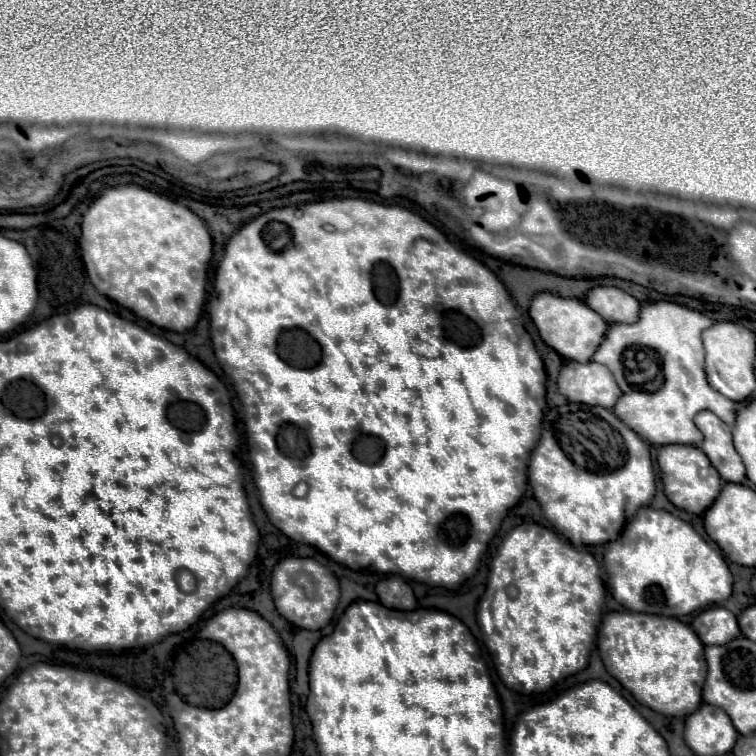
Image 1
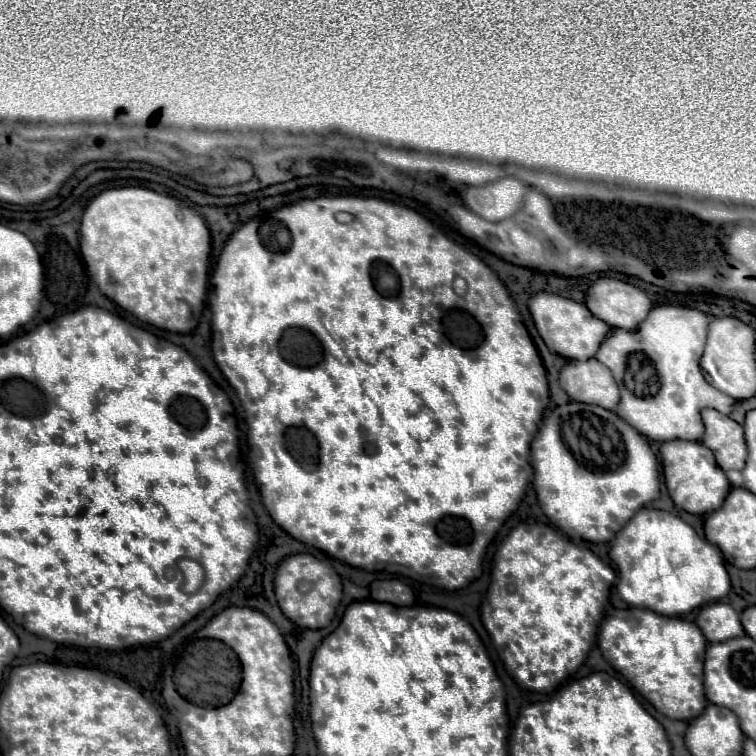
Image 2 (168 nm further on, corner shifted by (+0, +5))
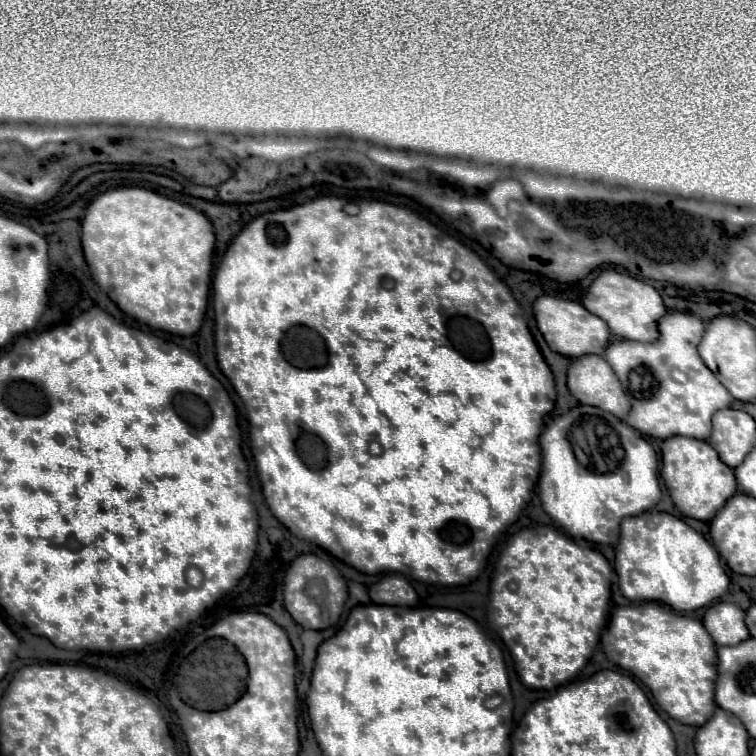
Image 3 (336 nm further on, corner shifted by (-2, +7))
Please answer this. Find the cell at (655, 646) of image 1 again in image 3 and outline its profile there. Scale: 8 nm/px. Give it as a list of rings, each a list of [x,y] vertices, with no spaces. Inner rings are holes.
[[[655,603],[615,607],[601,635],[601,645],[607,659],[645,683],[657,705],[673,719],[699,727],[713,715],[717,655],[715,643],[701,621]]]

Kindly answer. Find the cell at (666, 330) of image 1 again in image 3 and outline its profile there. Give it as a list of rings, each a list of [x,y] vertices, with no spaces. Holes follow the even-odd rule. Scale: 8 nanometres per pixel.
[[[667,311],[659,319],[657,329],[659,337],[653,343],[633,343],[627,339],[617,339],[607,347],[603,355],[617,373],[625,391],[629,389],[631,371],[635,371],[641,365],[655,371],[657,395],[639,399],[629,393],[631,411],[625,421],[633,429],[653,439],[669,439],[673,435],[709,439],[713,413],[731,407],[733,397],[725,387],[721,387],[721,383],[717,383],[717,377],[705,367],[705,363],[701,363],[701,357],[697,355],[697,343],[705,333],[705,321],[691,313]]]

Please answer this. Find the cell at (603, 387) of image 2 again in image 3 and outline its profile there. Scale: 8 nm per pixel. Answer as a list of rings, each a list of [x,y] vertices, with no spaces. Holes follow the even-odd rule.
[[[599,355],[573,359],[567,371],[567,387],[571,395],[583,405],[601,407],[619,419],[625,419],[629,413],[629,399],[617,375]]]

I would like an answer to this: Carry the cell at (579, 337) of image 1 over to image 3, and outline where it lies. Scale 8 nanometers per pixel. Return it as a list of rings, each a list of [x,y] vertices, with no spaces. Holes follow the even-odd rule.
[[[543,295],[535,301],[533,313],[537,319],[537,327],[543,333],[551,351],[561,353],[565,357],[581,357],[581,355],[603,355],[609,345],[609,327],[597,315],[585,311],[581,303],[557,299],[551,295]]]

